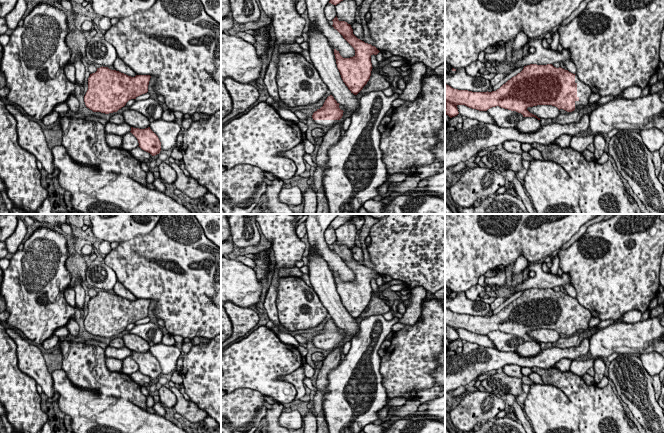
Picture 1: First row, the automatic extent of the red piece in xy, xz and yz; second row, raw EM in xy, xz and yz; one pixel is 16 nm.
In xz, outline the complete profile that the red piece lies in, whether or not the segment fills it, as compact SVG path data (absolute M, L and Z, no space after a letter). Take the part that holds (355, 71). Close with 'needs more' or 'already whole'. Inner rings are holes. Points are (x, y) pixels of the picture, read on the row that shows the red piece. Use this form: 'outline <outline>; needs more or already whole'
outline M337 16L332 21L334 29L336 29L355 50L355 55L350 58L343 58L336 49L334 49L334 55L343 82L351 93L357 95L370 79L373 68L371 56L373 54L377 55L380 51L375 46L358 39L353 34L351 25L347 22L339 21Z; already whole

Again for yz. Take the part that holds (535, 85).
outline M530 64L524 66L523 70L520 73L508 80L499 89L492 92L472 92L468 90L458 90L445 84L445 114L448 115L450 118L457 116L459 114L457 108L458 105L465 105L469 108L476 109L479 111L487 111L492 107L499 106L504 109L521 113L523 117L535 117L538 120L540 120L540 118L538 118L536 115L530 113L527 110L527 108L537 105L552 105L557 107L559 110L563 109L567 112L572 112L574 110L577 110L578 106L584 106L589 104L589 97L591 94L591 88L584 82L580 81L576 74L573 74L568 70L565 70L561 67L556 68L552 64Z; needs more

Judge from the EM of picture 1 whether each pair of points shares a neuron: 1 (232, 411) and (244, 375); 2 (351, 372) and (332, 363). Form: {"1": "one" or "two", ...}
{"1": "two", "2": "two"}

